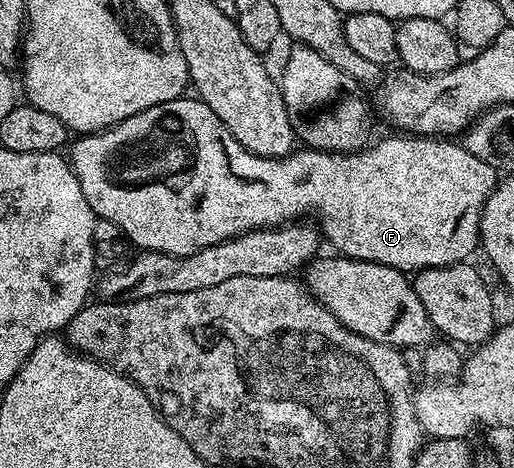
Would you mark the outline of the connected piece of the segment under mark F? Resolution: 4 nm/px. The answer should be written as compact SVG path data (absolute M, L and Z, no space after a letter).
M184 96L169 100L165 104L157 104L145 112L137 112L137 116L129 116L116 126L109 127L108 130L76 137L69 146L69 151L71 150L69 161L71 169L74 170L81 184L81 192L85 192L85 200L89 200L96 216L105 220L113 220L113 224L121 228L123 237L128 243L132 247L139 246L135 248L143 252L152 250L158 254L189 256L193 252L201 252L201 248L209 248L218 242L238 238L239 235L247 234L252 230L278 228L284 224L294 223L302 219L304 217L302 214L308 210L309 213L319 217L317 226L322 237L326 241L328 238L339 249L336 251L344 258L385 264L389 268L397 268L404 272L418 272L438 266L454 266L457 262L468 261L472 257L470 254L480 245L479 221L483 215L483 205L487 203L487 197L495 191L497 185L495 167L485 164L485 160L477 160L477 156L473 156L455 140L440 140L435 136L395 137L399 138L383 138L379 143L376 141L364 149L355 151L354 154L328 154L326 150L299 148L288 154L286 158L266 158L257 156L241 144L237 144L233 132L229 132L229 128L221 124L221 120L215 115L213 108L209 108L209 104L199 101L195 96Z

